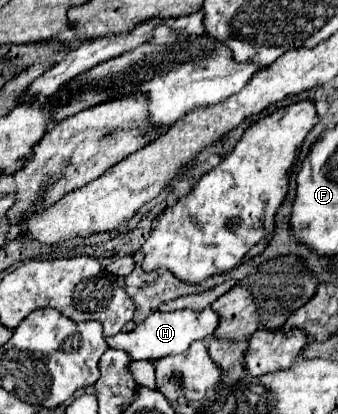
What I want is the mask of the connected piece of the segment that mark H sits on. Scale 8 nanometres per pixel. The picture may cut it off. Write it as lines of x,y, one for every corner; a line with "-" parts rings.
206,308
204,312
188,312
188,310
154,312
132,332
120,332
112,338
106,338
106,342
110,348
124,350
132,360
156,360
168,354
184,352
194,340
204,340
208,334
214,332
216,324
218,324
218,316
212,308

